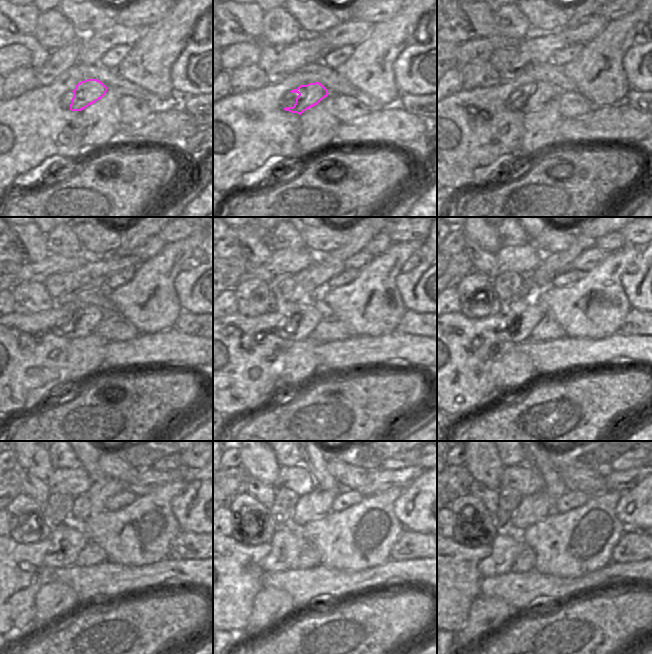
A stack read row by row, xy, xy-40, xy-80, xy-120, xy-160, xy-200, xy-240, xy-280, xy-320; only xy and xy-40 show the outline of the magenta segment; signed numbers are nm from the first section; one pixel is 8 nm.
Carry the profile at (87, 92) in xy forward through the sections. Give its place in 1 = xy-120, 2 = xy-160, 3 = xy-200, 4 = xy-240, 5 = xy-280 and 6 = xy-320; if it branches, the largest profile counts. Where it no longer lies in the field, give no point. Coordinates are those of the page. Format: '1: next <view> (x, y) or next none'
1: next xy-120 (84, 322)
2: next xy-160 (304, 316)
3: next xy-200 (525, 314)
4: next xy-240 (68, 540)
5: next xy-280 (287, 542)
6: next xy-320 (507, 545)

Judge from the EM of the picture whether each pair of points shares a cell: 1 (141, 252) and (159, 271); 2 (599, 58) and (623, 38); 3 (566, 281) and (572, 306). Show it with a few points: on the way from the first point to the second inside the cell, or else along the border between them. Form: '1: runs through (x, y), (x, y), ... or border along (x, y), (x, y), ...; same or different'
1: border along (165, 244), (156, 254), (142, 261); different
2: runs through (604, 52), (617, 39); same
3: border along (584, 273), (578, 280), (568, 286), (550, 285); different

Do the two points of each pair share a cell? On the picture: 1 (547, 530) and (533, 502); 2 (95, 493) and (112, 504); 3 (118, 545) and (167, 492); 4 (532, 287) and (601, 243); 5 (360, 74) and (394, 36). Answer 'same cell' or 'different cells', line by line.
1: different cells
2: different cells
3: same cell
4: different cells
5: same cell

